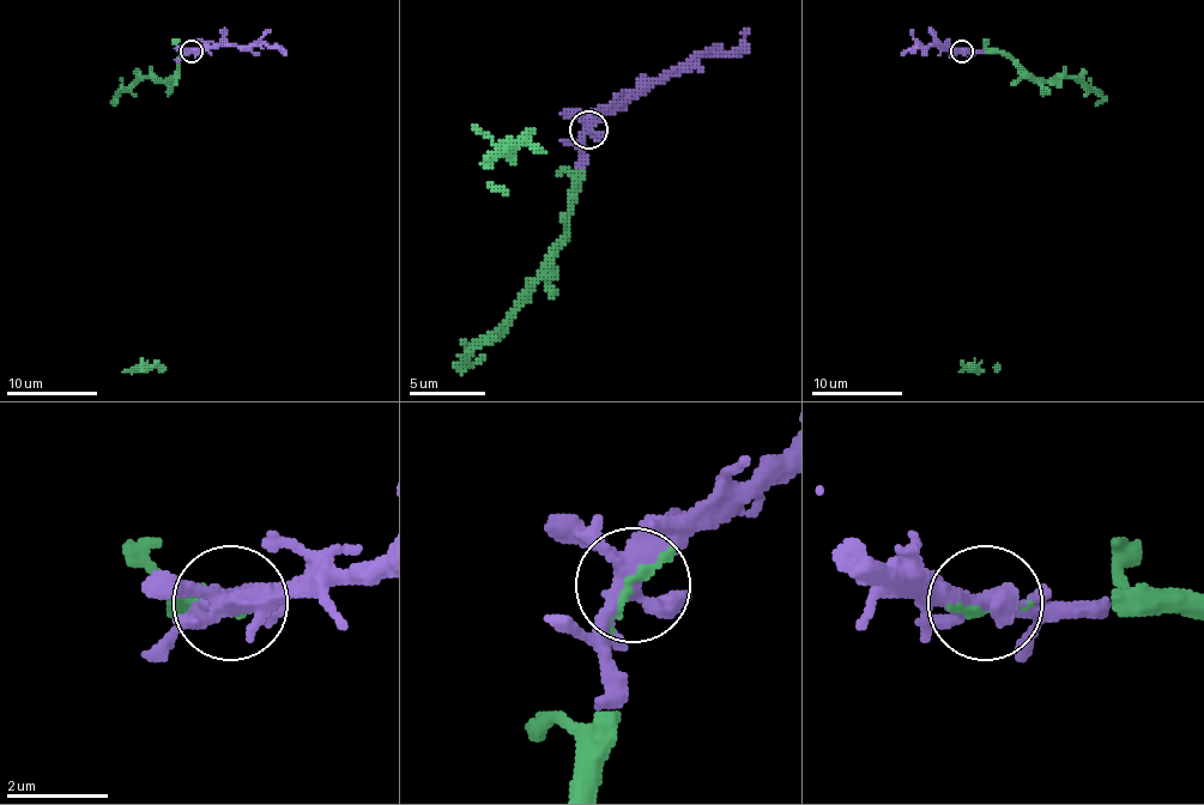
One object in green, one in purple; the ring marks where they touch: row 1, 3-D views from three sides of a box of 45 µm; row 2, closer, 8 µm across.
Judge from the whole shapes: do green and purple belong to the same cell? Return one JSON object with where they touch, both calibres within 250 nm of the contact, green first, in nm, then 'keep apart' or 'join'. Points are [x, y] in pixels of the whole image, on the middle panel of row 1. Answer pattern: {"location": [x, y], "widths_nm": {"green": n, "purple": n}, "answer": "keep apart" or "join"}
{"location": [588, 129], "widths_nm": {"green": 140, "purple": 400}, "answer": "join"}

